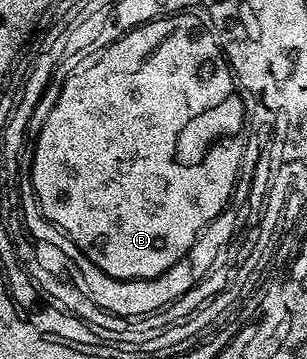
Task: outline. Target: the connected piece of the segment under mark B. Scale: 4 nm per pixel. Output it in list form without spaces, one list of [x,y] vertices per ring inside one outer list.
[[[170,27],[140,33],[129,29],[96,53],[90,63],[76,69],[79,70],[64,79],[63,86],[59,89],[59,98],[49,105],[47,118],[39,129],[39,140],[35,143],[31,187],[35,191],[39,210],[105,275],[115,277],[118,281],[148,281],[150,277],[160,277],[195,246],[199,234],[227,208],[231,194],[235,192],[249,132],[247,97],[241,95],[237,87],[231,64],[215,57],[215,52],[210,49],[205,34],[201,31],[193,35],[180,35],[176,29]]]

